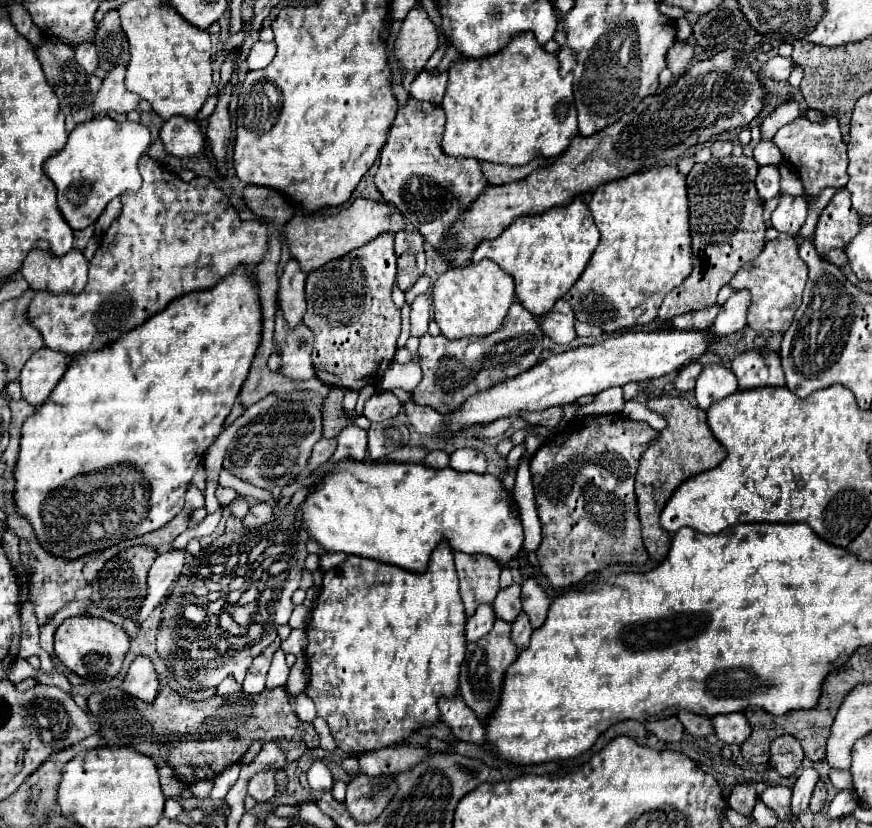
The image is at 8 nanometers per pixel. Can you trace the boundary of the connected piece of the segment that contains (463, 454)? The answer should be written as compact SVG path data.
M457 449L453 455L451 455L451 461L449 461L451 469L457 469L457 471L473 471L473 473L485 473L485 467L487 467L487 461L485 461L485 455L477 449Z

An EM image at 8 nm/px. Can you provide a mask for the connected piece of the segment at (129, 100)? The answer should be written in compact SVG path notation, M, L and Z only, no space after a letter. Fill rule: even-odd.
M119 65L105 75L103 85L93 101L93 113L95 115L107 115L109 111L129 113L131 109L137 109L137 103L139 97L129 93L125 87L125 67Z

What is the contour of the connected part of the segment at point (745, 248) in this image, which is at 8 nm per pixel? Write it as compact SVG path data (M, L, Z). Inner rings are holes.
M729 155L695 163L687 175L695 267L693 273L663 299L659 309L661 321L713 305L719 289L727 285L749 259L761 253L767 225L763 221L763 201L755 189L757 169L759 165L753 157Z

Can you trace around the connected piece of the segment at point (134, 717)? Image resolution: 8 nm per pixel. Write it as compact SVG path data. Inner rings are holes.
M161 685L157 699L153 705L145 705L143 701L131 697L129 693L121 689L111 689L107 693L93 693L89 697L89 717L93 723L99 725L101 737L109 743L109 747L129 747L139 753L149 755L155 761L169 761L175 775L185 781L185 783L195 783L199 779L213 779L219 775L223 769L235 765L249 745L253 741L301 741L307 745L303 739L305 727L311 723L301 723L295 713L291 711L291 705L287 701L285 687L277 687L273 691L265 691L265 695L245 695L245 693L233 693L225 697L211 697L207 701L189 701L181 695L177 695L171 687Z

